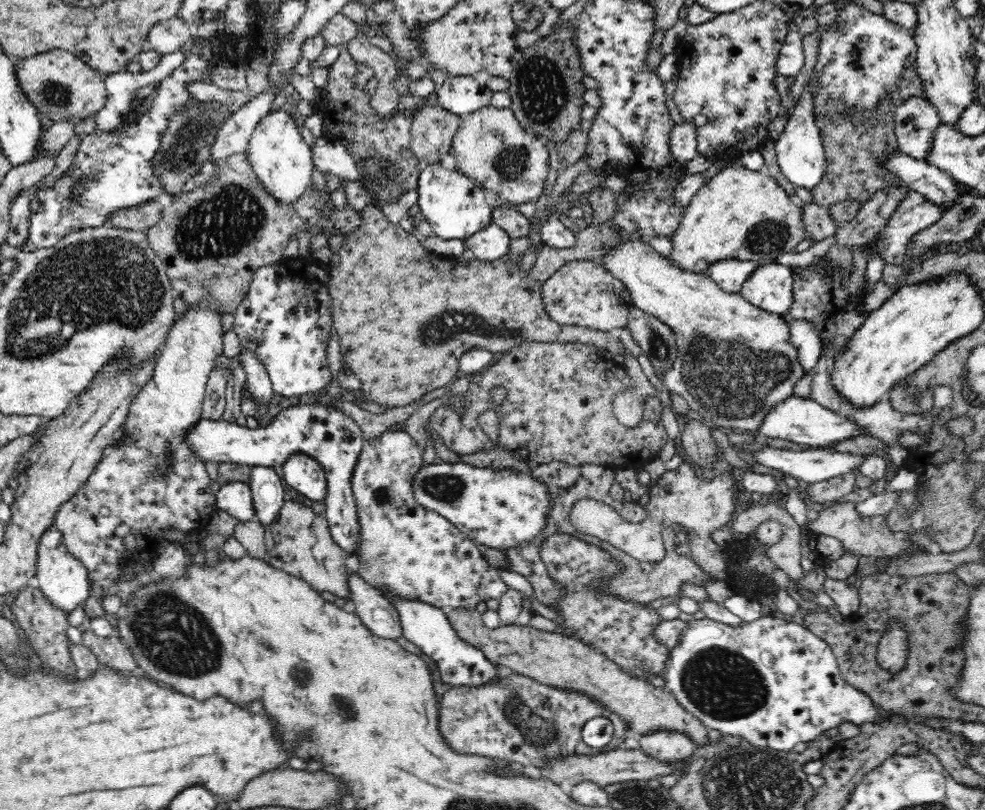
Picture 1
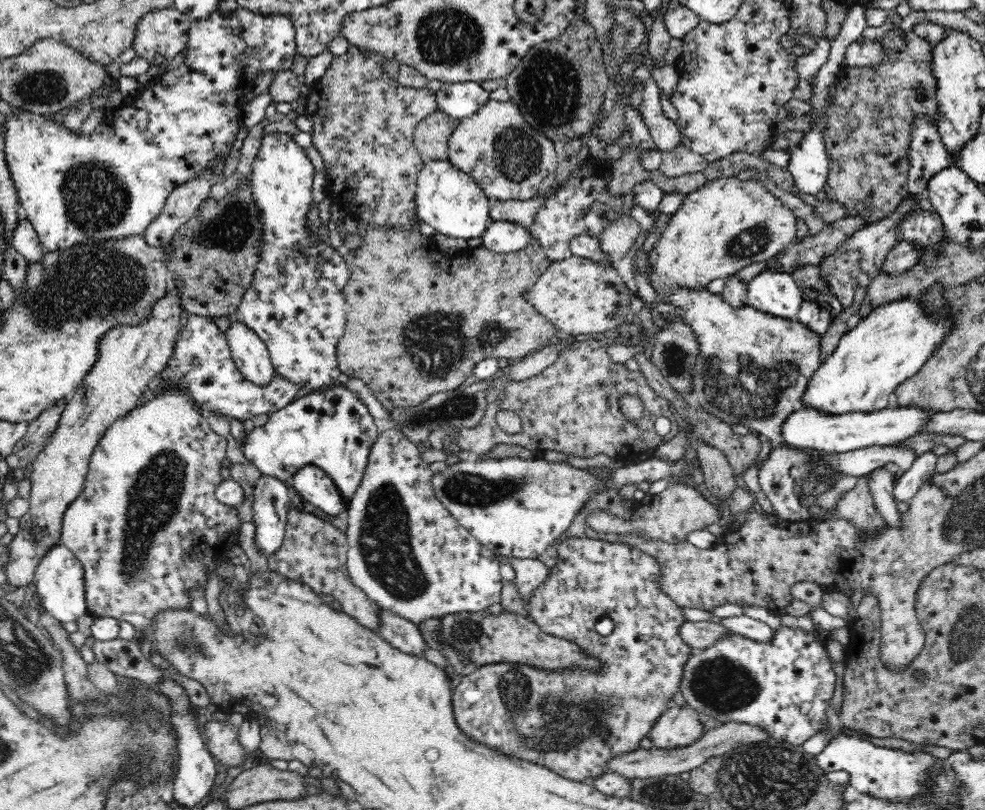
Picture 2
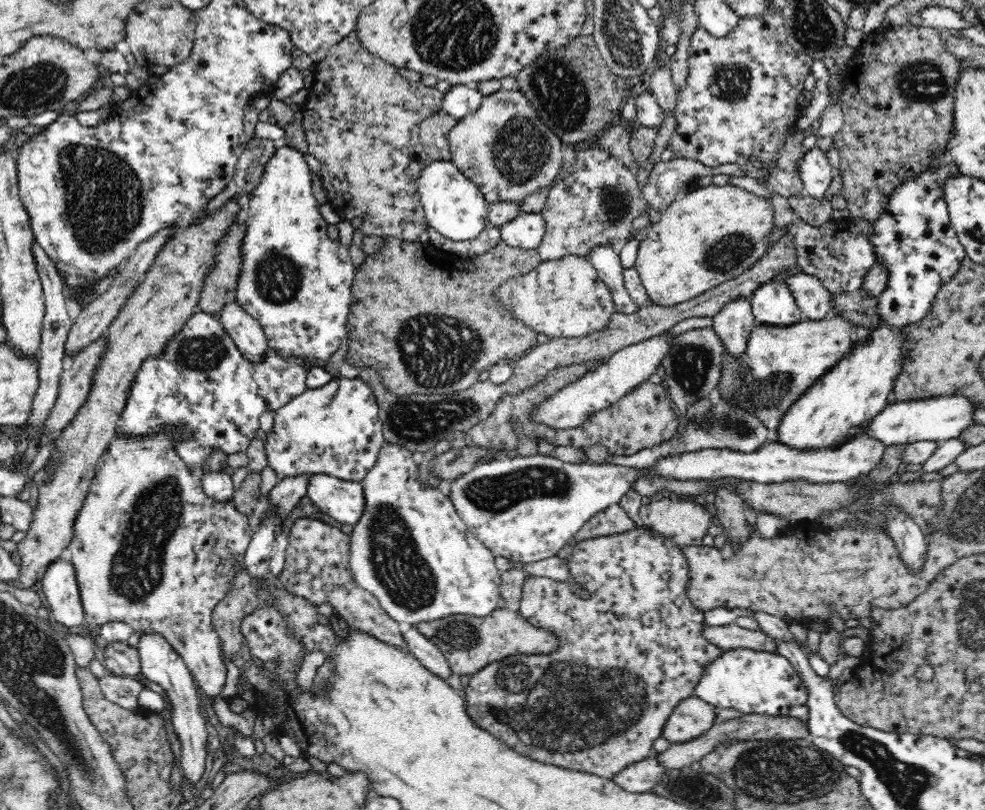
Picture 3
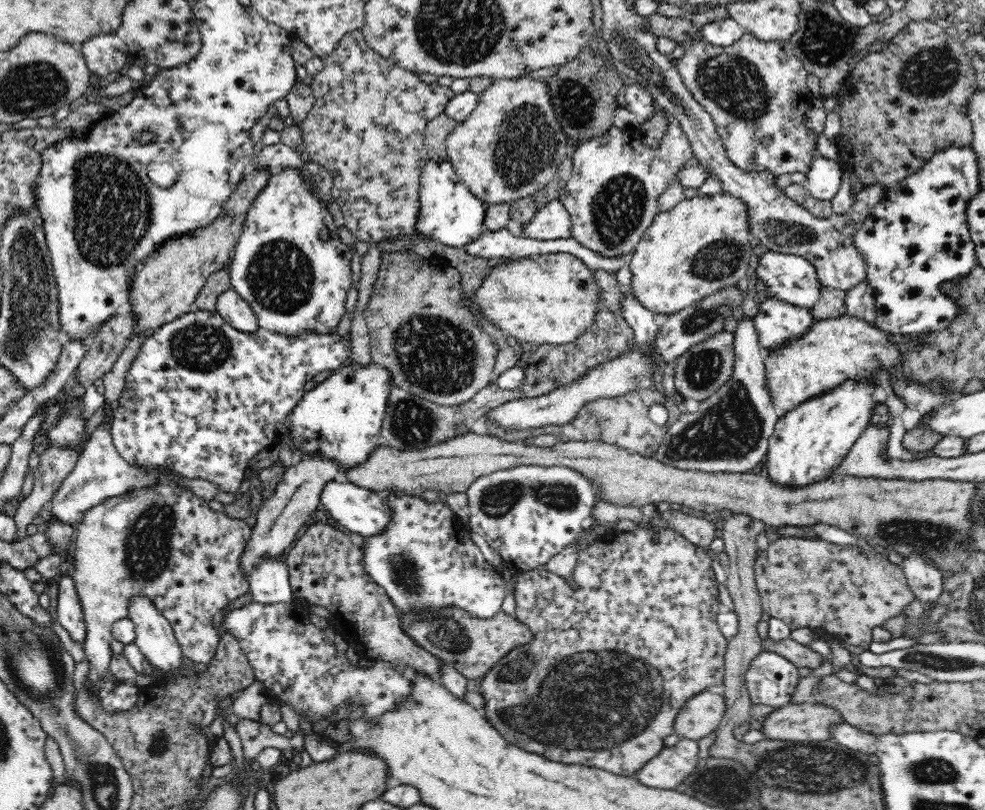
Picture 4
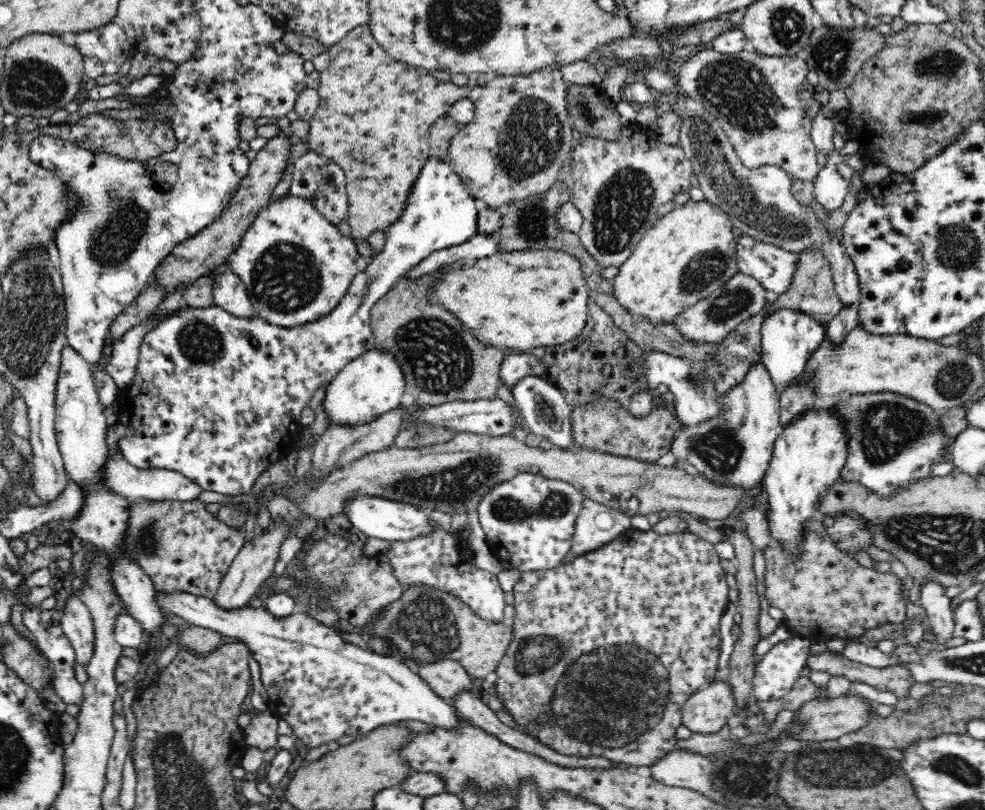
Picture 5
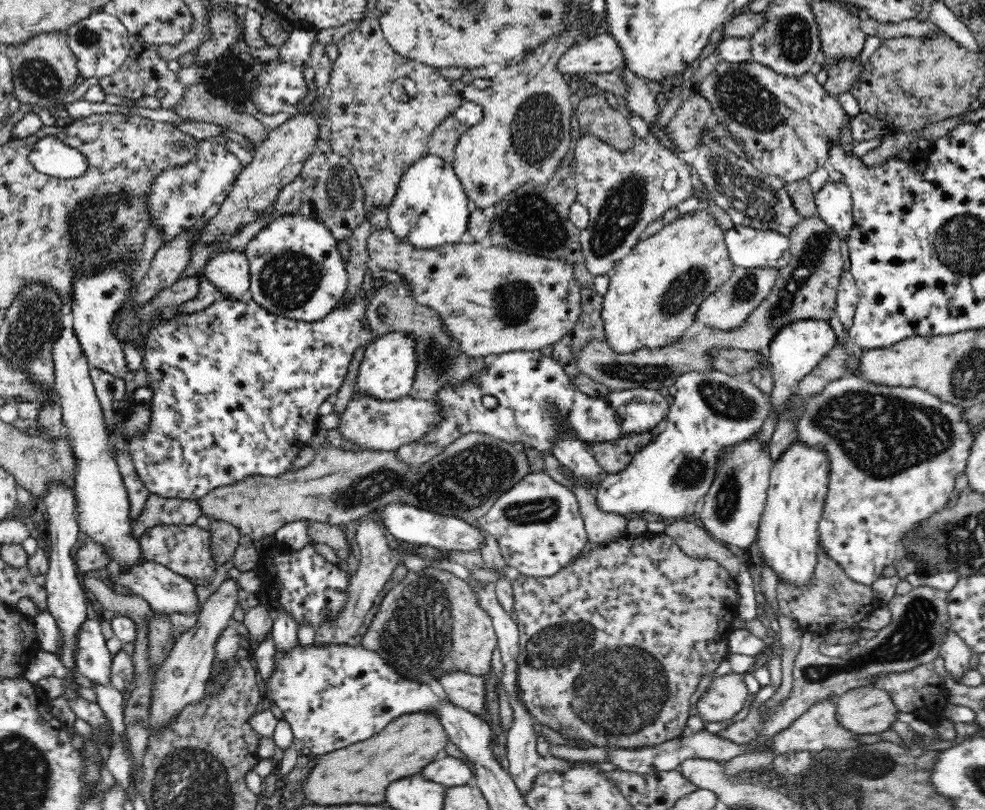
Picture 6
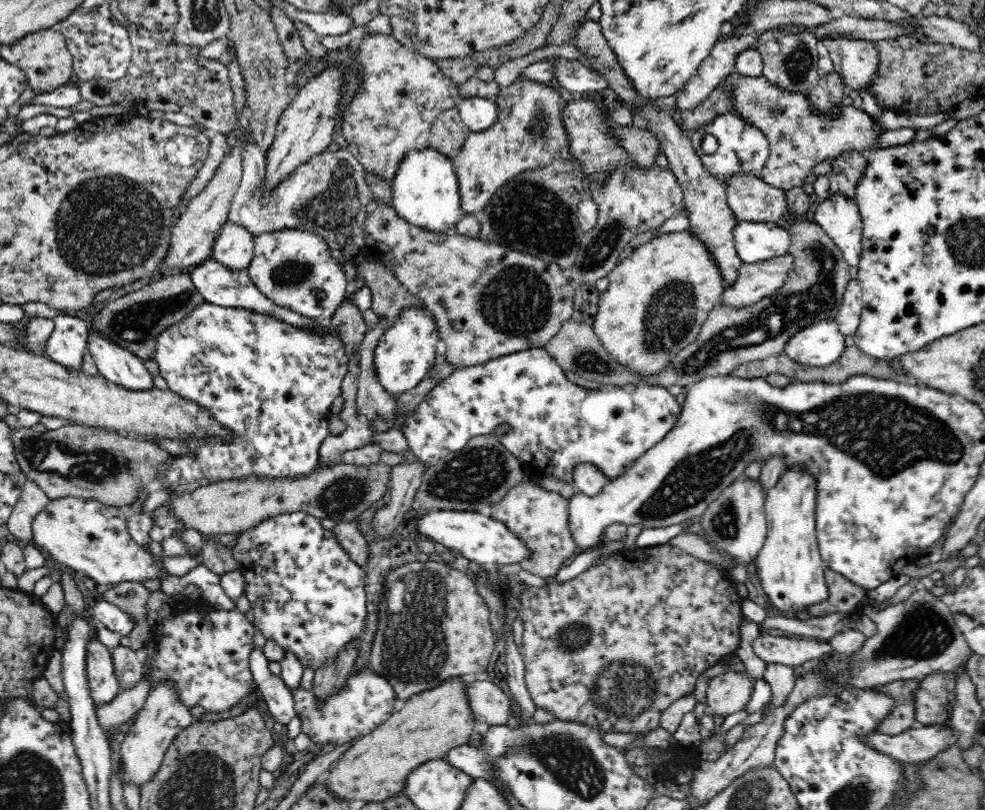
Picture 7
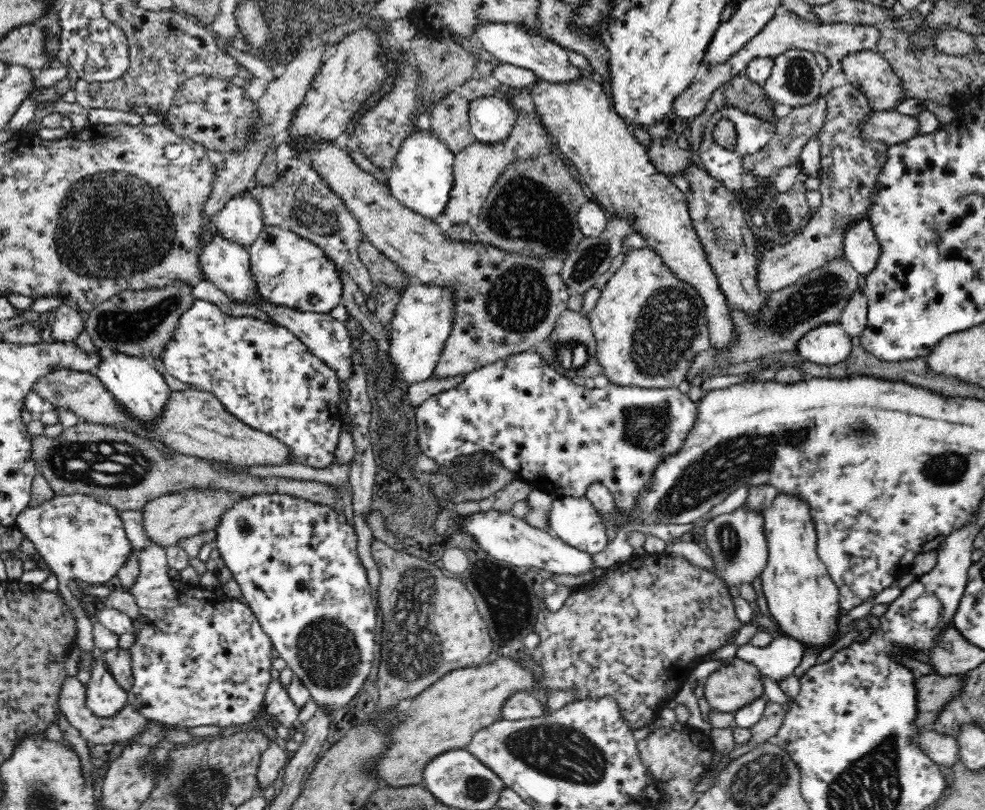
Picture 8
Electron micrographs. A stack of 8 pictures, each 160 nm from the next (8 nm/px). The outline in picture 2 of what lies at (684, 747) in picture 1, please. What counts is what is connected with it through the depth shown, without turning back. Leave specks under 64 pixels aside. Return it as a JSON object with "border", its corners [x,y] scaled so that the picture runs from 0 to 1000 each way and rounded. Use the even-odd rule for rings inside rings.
{"border":[[[694,870],[692,873],[686,872],[680,879],[671,881],[666,889],[665,895],[658,902],[657,911],[666,923],[694,923],[705,919],[715,906],[715,898],[711,893],[712,883],[707,880],[705,875]]]}

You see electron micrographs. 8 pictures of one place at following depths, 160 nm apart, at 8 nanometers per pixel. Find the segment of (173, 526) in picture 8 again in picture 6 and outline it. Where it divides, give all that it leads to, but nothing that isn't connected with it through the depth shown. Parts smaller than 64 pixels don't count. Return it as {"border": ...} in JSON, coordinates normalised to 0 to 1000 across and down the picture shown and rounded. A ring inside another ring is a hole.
{"border":[[[325,528],[315,540],[314,551],[319,554],[320,562],[313,575],[279,589],[258,585],[244,595],[217,602],[201,616],[205,635],[212,637],[215,643],[225,642],[240,648],[247,665],[257,667],[279,659],[280,654],[286,652],[288,647],[299,642],[346,648],[375,632],[379,635],[384,626],[406,621],[406,617],[410,622],[435,632],[462,637],[475,643],[490,638],[512,606],[520,602],[521,598],[538,584],[536,563],[532,557],[524,556],[520,547],[486,533],[475,532],[461,546],[454,548],[445,562],[436,565],[435,570],[427,573],[423,579],[416,579],[410,569],[404,568],[402,559],[397,557],[342,554],[331,543],[331,533]]]}

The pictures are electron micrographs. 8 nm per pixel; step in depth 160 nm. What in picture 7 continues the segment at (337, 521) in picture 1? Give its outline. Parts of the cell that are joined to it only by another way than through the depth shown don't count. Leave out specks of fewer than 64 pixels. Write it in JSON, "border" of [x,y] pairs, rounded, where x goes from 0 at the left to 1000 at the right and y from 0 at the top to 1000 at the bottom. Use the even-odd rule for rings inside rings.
{"border":[[[434,379],[414,380],[406,385],[398,402],[395,402],[385,417],[380,431],[380,449],[386,475],[393,485],[401,489],[414,484],[436,464],[442,440],[447,433],[445,404]]]}

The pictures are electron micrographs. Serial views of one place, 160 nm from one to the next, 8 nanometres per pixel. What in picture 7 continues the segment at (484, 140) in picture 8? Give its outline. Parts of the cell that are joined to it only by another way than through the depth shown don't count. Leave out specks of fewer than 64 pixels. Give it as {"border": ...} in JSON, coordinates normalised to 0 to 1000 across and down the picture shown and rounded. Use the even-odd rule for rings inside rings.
{"border":[[[479,120],[468,122],[463,131],[471,154],[480,164],[491,163],[504,153],[506,132],[501,122]]]}

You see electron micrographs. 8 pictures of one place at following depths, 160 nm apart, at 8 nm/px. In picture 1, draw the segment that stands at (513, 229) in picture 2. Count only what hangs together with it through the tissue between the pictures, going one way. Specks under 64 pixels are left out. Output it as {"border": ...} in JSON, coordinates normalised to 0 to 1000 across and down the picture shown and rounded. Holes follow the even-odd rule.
{"border":[[[497,275],[492,284],[471,296],[474,314],[487,321],[504,321],[514,315],[518,306],[518,290],[505,277]]]}

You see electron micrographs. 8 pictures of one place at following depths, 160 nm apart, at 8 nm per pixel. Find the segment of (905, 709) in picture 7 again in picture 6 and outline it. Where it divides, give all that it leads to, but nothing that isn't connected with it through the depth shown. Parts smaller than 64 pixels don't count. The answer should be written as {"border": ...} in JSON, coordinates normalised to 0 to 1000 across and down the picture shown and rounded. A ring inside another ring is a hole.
{"border":[[[886,844],[857,853],[848,867],[848,885],[855,899],[867,906],[891,906],[904,900],[912,873],[904,858]]]}

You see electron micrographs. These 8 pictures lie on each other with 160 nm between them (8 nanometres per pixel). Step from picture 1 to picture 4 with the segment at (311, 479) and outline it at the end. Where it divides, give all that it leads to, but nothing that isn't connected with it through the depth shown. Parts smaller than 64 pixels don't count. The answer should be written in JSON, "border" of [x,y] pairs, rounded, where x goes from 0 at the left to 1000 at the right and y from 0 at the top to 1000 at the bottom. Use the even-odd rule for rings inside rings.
{"border":[[[337,593],[331,598],[325,614],[326,626],[333,632],[333,636],[340,640],[347,652],[362,657],[369,663],[388,657],[397,641],[397,627],[388,611],[375,602],[361,600],[357,594],[343,596]]]}

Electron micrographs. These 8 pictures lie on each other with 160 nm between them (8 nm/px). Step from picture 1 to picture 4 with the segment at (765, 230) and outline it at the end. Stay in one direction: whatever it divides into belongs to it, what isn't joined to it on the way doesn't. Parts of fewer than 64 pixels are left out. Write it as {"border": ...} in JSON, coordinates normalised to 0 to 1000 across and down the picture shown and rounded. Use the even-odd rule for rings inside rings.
{"border":[[[732,237],[725,241],[710,240],[691,247],[680,259],[669,262],[649,301],[646,301],[637,327],[642,337],[642,351],[637,358],[658,384],[683,389],[731,356],[755,348],[759,336],[759,319],[764,315],[765,301],[765,293],[759,280],[759,258],[751,244]]]}

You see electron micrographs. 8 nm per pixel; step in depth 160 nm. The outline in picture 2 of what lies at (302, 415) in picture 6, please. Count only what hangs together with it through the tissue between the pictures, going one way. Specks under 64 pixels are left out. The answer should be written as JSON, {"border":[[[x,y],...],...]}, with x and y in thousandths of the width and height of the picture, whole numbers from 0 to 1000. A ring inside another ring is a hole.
{"border":[[[434,198],[423,221],[421,251],[423,269],[437,278],[445,290],[457,295],[471,295],[473,299],[490,291],[498,267],[495,243],[483,225],[460,205],[457,198]],[[192,389],[187,409],[184,411],[184,419],[178,423],[178,427],[178,438],[171,444],[163,462],[153,470],[153,475],[142,491],[142,500],[156,491],[166,480],[179,478],[179,480],[189,480],[195,488],[205,511],[217,507],[229,515],[231,521],[234,516],[248,521],[262,511],[274,512],[292,501],[298,495],[299,486],[306,479],[280,462],[270,477],[260,477],[253,472],[237,446],[229,414],[211,390]]]}

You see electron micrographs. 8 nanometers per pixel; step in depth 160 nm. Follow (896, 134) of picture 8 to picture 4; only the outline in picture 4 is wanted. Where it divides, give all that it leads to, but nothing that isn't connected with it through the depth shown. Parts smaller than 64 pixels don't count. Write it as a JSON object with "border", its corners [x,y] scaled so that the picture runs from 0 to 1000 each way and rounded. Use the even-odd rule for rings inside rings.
{"border":[[[756,40],[742,56],[730,58],[709,46],[695,57],[693,69],[683,78],[704,121],[723,143],[727,164],[745,206],[757,212],[778,211],[788,219],[822,212],[822,202],[830,190],[829,172],[822,168],[817,151],[827,121],[818,106],[821,89],[807,68],[801,49],[772,51],[763,41]]]}

